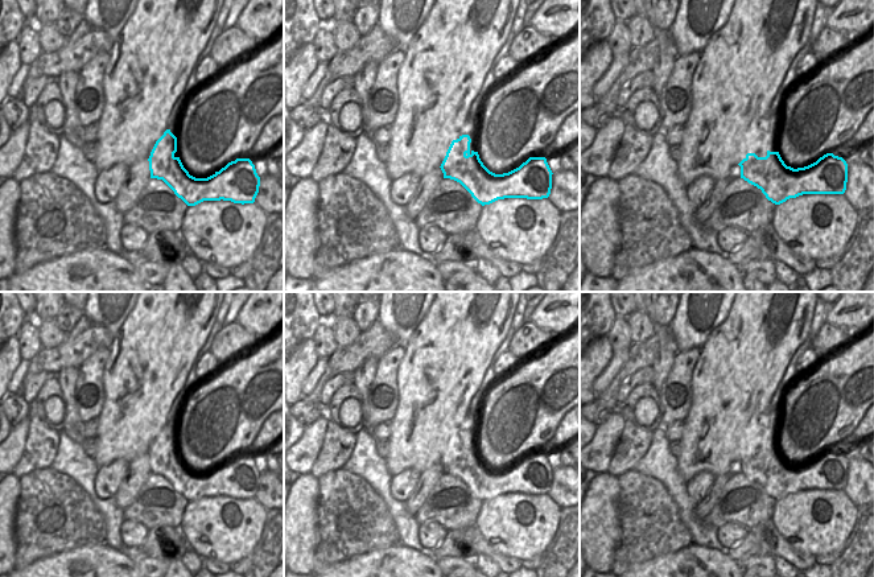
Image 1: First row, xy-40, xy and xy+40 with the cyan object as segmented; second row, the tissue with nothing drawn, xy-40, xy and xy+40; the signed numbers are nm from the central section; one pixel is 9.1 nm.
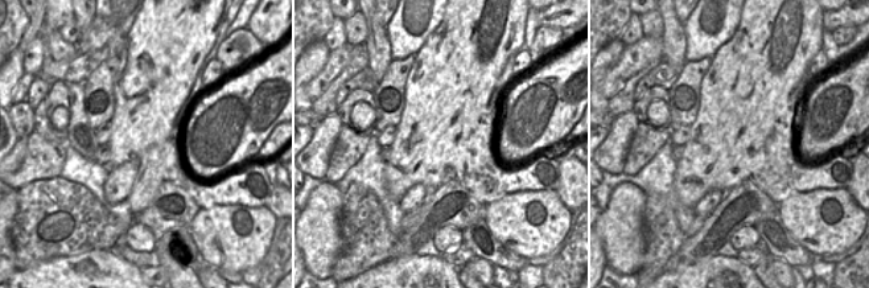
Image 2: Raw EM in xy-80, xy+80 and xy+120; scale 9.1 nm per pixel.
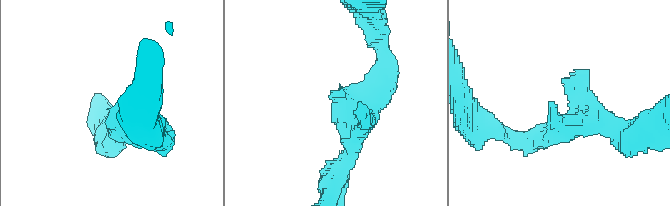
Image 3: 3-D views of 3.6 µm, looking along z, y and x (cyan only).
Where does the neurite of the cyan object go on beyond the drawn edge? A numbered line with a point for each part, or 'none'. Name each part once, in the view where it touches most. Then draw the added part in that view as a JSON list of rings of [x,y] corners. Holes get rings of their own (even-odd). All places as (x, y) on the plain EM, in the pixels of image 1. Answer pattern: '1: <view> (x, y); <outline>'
none

